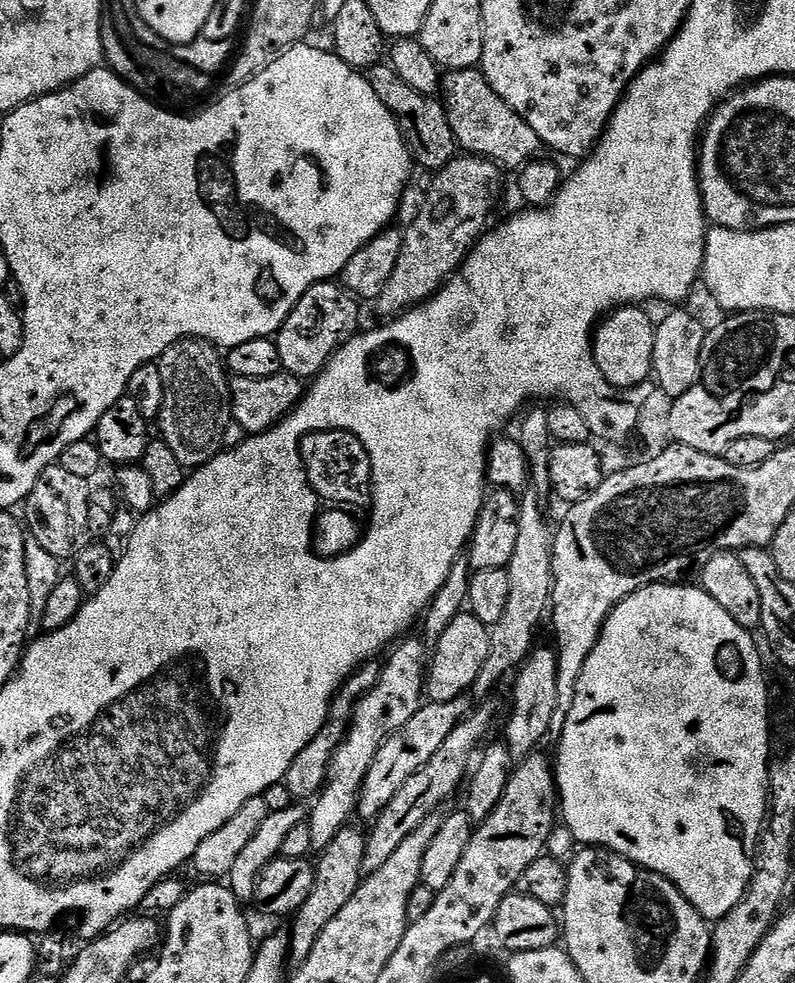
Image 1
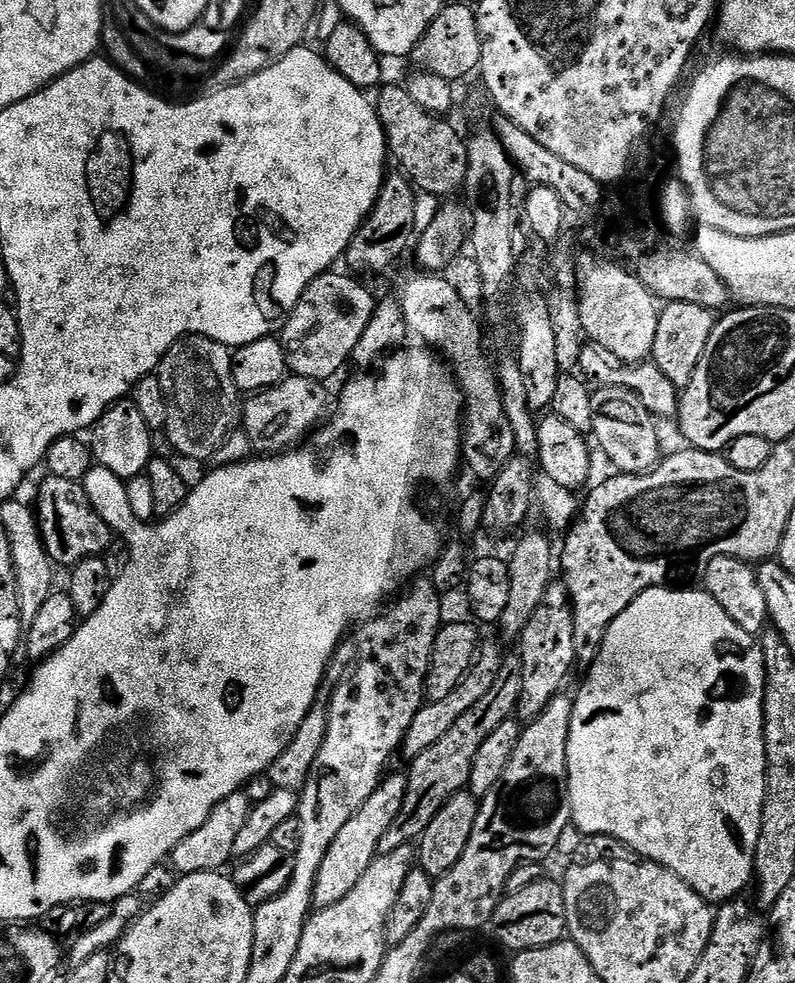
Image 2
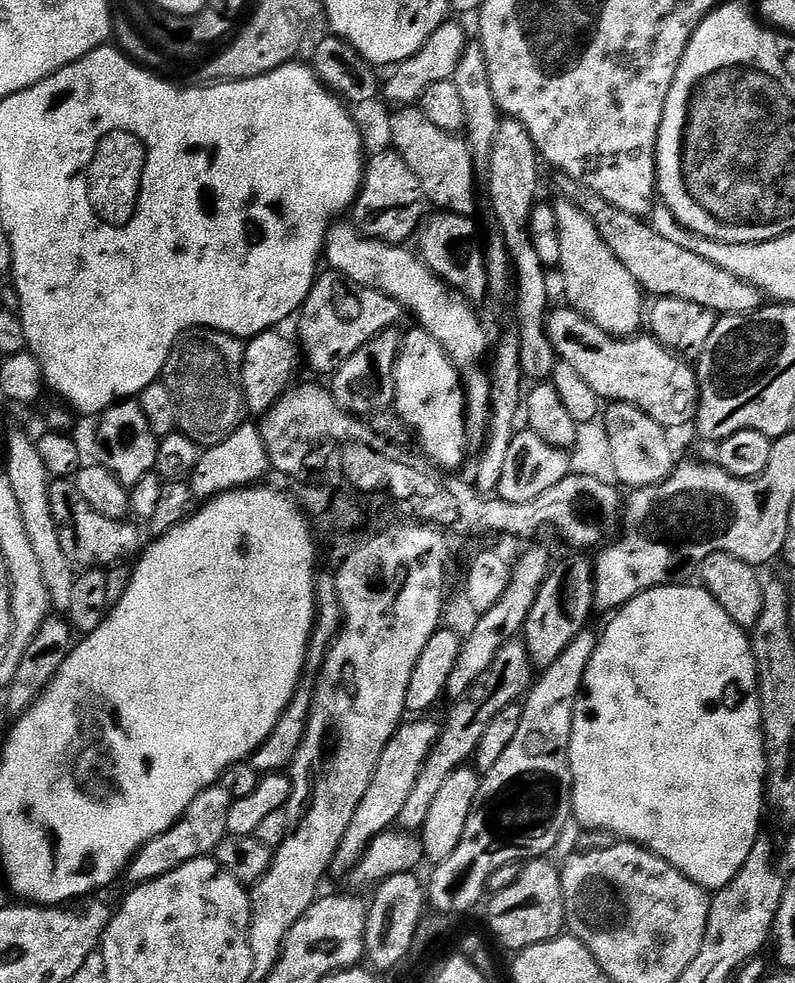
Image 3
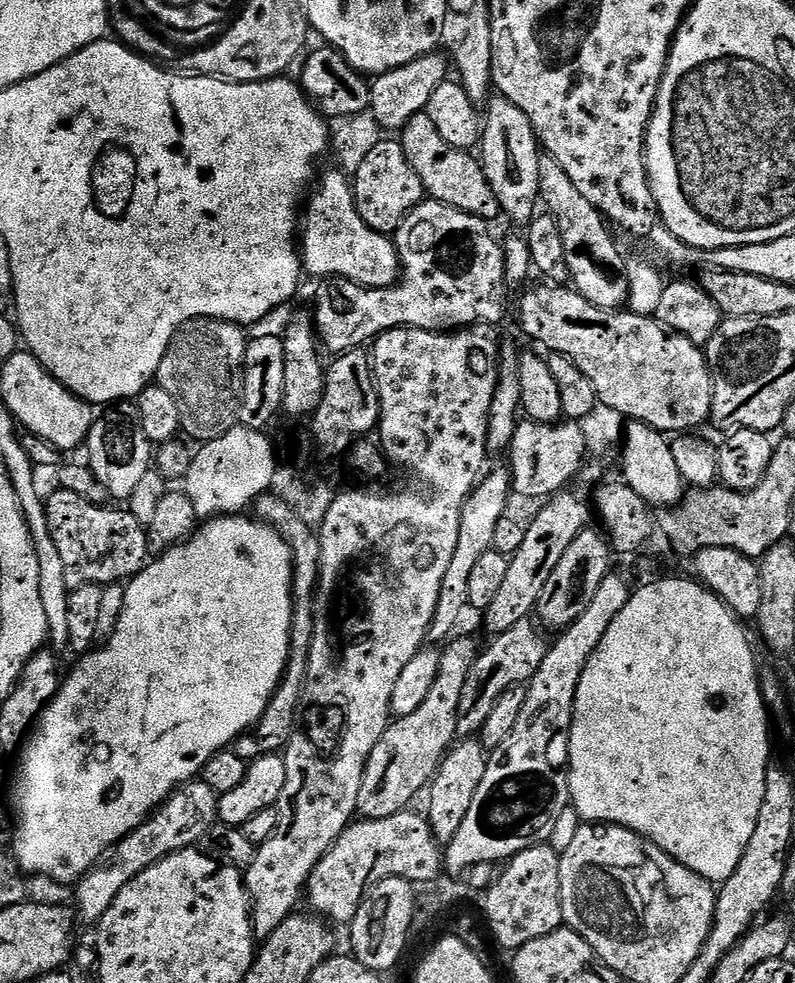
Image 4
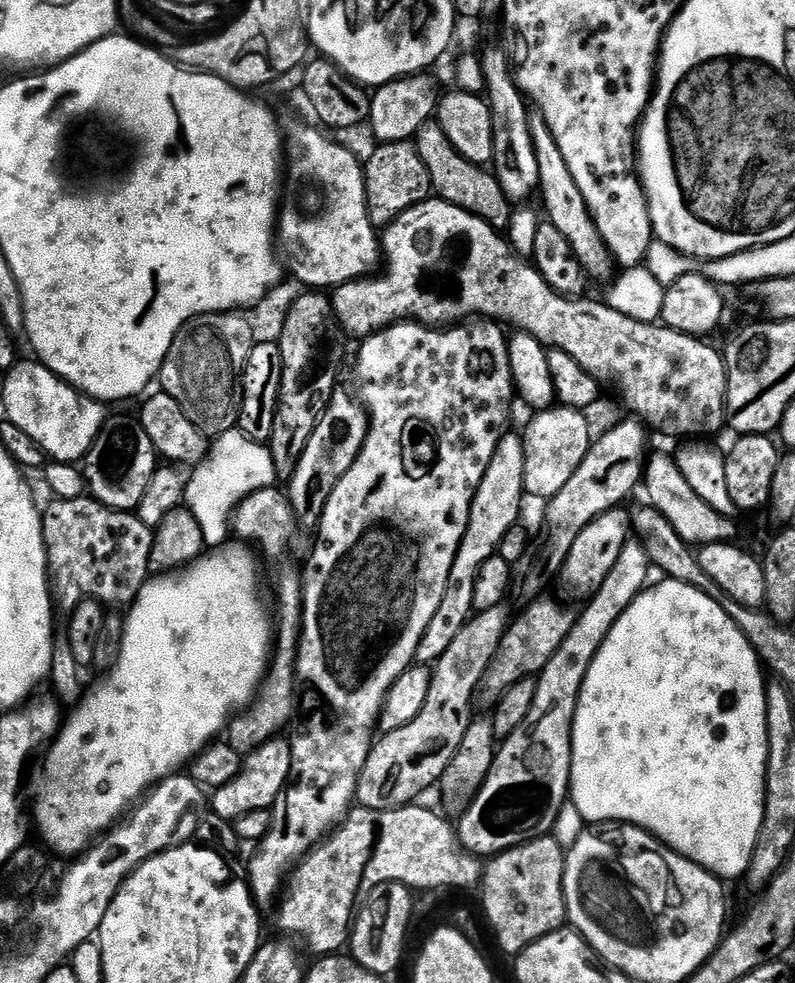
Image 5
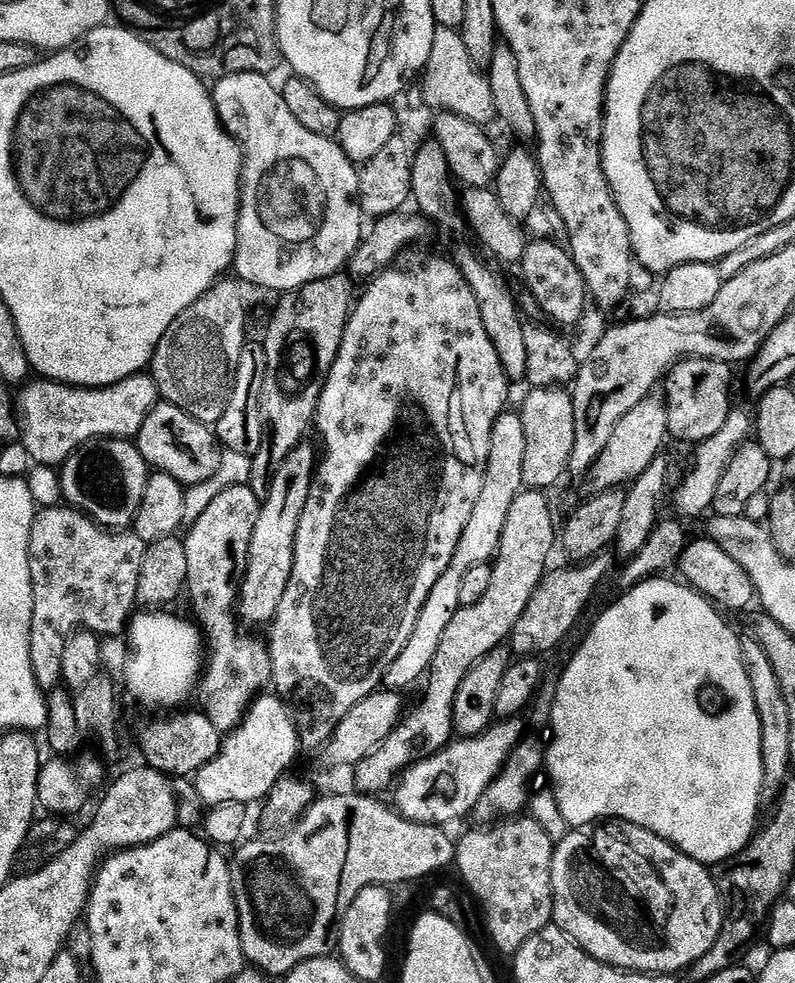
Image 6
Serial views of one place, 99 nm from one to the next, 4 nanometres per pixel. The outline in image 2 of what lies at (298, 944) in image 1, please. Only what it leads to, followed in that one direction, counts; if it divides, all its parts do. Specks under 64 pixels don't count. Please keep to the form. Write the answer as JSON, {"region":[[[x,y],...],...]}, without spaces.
{"region":[[[407,775],[391,776],[380,781],[376,792],[370,794],[370,798],[358,810],[358,814],[354,814],[354,818],[350,818],[350,822],[346,822],[346,826],[342,826],[342,830],[334,838],[318,870],[318,878],[312,895],[313,909],[329,908],[342,902],[342,898],[346,898],[346,894],[350,894],[350,890],[358,886],[362,874],[370,870],[370,862],[376,860],[378,844],[382,842],[382,836],[386,834],[386,830],[390,830],[390,826],[396,821],[396,816],[404,805],[404,796],[408,792]]]}

